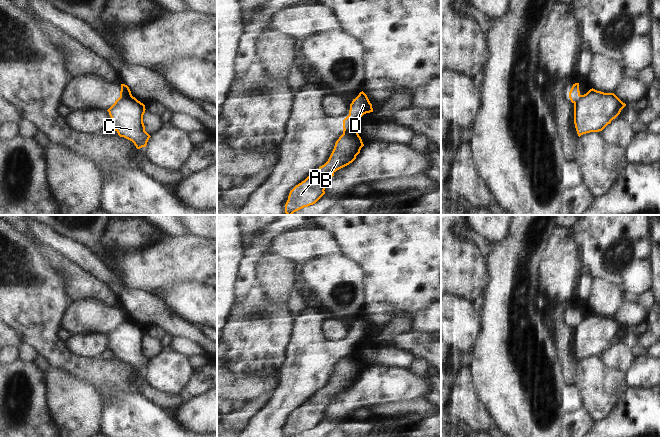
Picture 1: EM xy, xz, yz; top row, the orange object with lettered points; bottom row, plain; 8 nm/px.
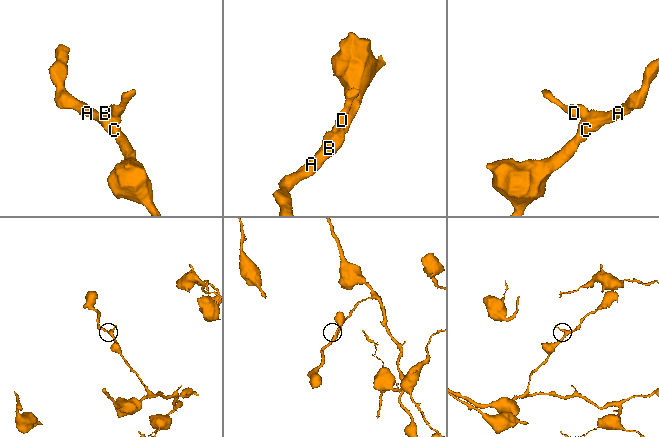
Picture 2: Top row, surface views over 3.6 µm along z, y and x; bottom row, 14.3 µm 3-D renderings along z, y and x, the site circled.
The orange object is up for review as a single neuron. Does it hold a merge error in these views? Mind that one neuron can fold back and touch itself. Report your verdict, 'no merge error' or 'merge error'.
merge error

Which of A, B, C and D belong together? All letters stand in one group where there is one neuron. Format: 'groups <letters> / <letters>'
groups A B C / D

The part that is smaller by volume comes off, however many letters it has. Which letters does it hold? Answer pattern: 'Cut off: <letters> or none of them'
Cut off: D

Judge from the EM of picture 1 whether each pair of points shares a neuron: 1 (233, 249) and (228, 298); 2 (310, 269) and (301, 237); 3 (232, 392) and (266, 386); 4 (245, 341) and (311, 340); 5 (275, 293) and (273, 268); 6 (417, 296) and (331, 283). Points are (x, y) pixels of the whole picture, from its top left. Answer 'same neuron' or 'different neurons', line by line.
1: same neuron
2: different neurons
3: same neuron
4: different neurons
5: same neuron
6: different neurons

